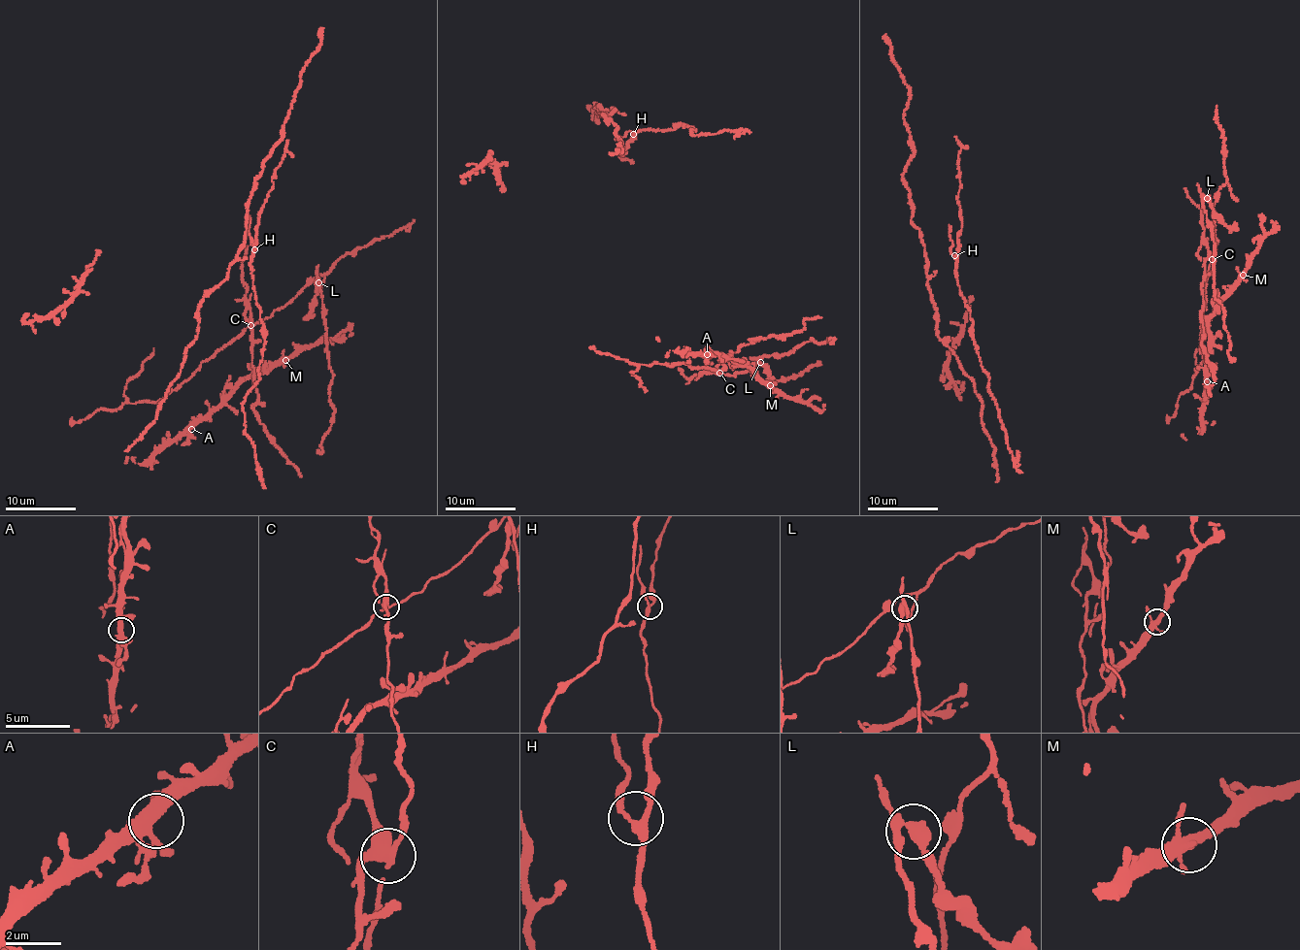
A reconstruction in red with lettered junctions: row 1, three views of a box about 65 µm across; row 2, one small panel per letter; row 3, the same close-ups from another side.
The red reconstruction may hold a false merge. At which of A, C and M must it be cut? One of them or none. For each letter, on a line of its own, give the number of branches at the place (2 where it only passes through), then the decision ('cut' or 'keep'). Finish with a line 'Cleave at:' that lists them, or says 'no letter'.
A: 4 | keep
C: 4 | cut
M: 4 | keep
Cleave at: C

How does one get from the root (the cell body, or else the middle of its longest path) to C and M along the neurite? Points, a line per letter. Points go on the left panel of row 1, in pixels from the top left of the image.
C: (197, 419), (202, 420), (254, 370), (250, 326)
M: (197, 419), (202, 420), (243, 379), (267, 374), (285, 360)

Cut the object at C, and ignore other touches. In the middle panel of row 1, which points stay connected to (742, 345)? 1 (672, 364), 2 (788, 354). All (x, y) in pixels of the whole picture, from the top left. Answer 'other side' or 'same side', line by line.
1: other side
2: same side

